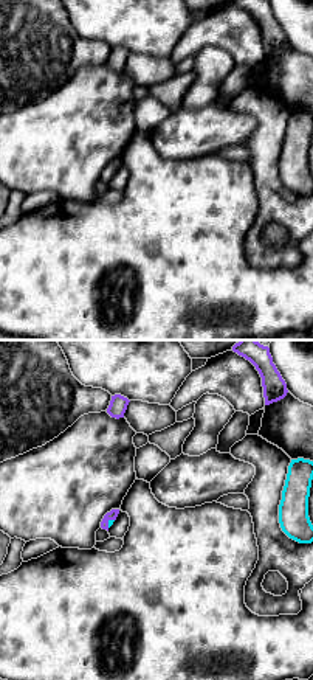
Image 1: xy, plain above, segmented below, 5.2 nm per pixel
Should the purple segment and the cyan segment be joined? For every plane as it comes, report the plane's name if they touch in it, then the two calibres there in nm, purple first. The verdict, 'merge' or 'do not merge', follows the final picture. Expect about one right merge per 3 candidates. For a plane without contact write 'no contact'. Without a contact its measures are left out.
xy | 50/30 nm

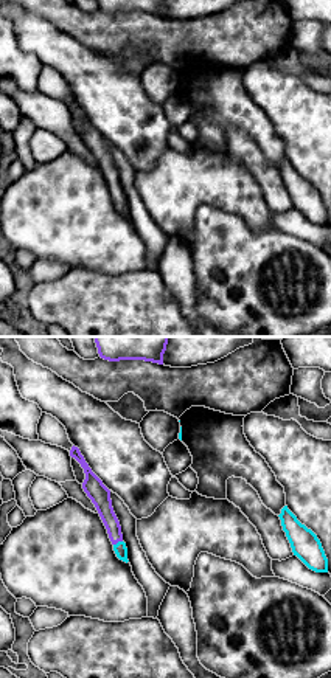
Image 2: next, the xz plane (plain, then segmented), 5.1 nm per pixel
xz | 100/70 nm

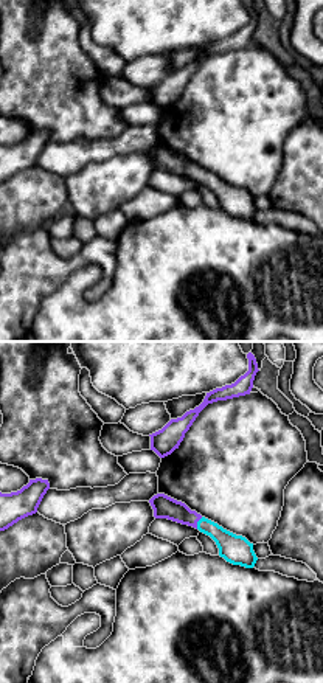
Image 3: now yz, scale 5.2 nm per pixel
yz | 120/150 nm

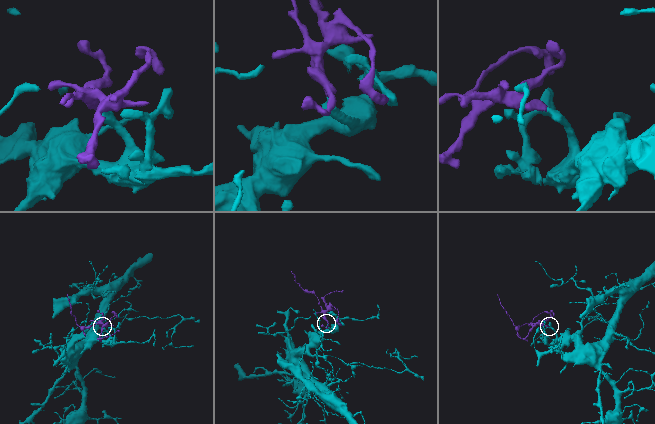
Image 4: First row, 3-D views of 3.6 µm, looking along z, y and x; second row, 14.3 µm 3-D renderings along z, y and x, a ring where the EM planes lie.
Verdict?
merge

